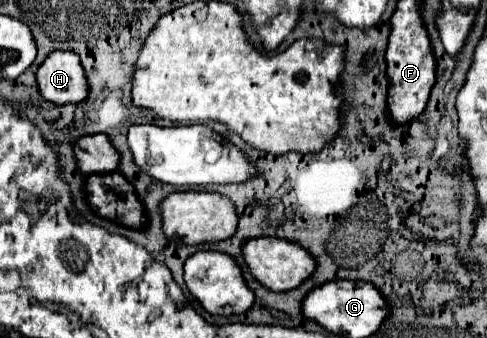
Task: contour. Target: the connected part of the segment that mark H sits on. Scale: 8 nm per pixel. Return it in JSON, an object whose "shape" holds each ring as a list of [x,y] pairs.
{"shape":[[[51,52],[37,68],[35,78],[41,96],[57,106],[81,102],[87,96],[87,78],[73,52]]]}

